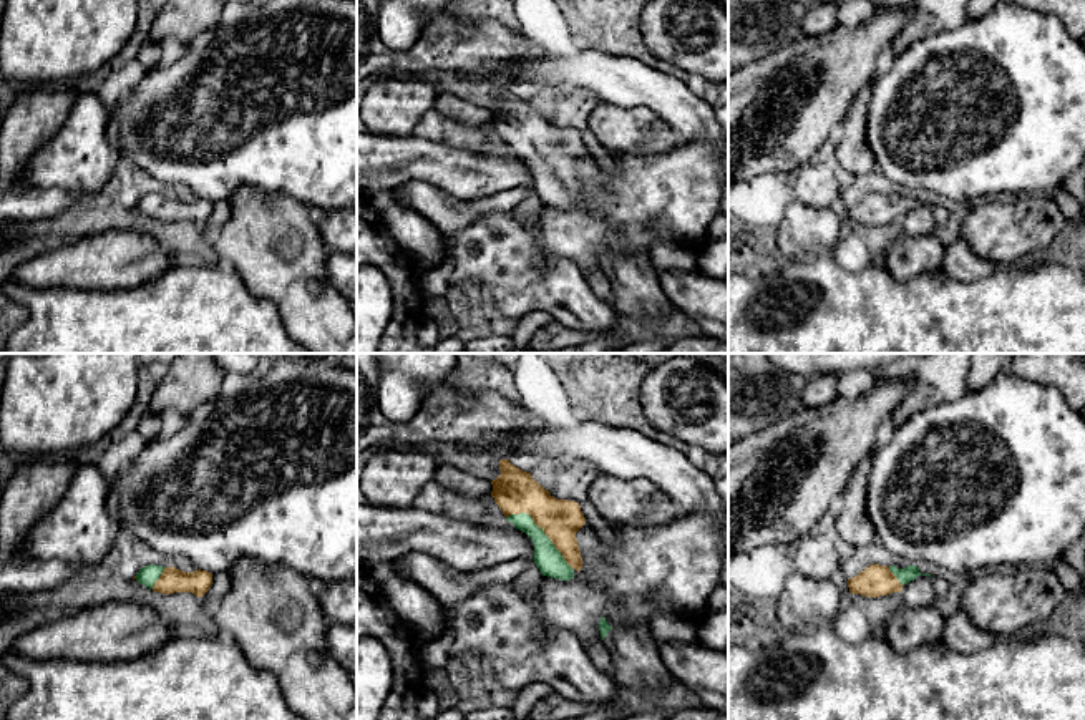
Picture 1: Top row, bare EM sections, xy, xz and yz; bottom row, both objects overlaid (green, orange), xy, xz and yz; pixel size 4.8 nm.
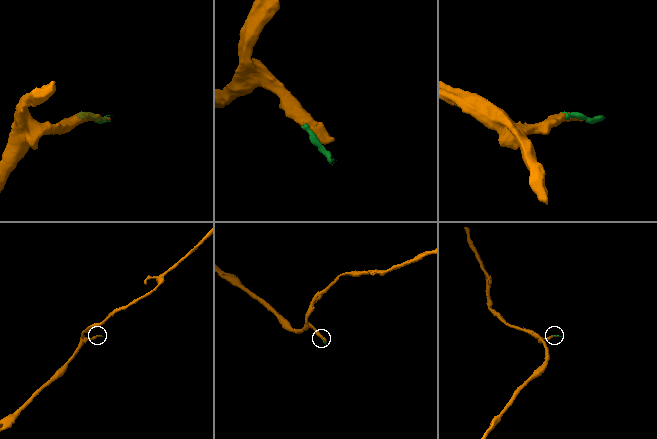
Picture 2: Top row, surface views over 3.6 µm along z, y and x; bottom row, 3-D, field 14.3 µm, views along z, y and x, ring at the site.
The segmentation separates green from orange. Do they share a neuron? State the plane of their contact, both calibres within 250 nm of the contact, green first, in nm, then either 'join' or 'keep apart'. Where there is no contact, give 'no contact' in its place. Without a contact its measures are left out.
meets green in xz; 140 nm thick on the green side, 220 nm on the other; join

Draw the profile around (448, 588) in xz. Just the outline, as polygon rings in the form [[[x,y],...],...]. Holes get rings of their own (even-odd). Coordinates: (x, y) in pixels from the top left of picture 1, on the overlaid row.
[[[408,552],[397,561],[395,566],[406,576],[406,579],[416,582],[440,604],[451,609],[486,584],[513,582],[531,562],[534,561],[521,557],[489,569],[456,574],[450,566],[433,556]]]

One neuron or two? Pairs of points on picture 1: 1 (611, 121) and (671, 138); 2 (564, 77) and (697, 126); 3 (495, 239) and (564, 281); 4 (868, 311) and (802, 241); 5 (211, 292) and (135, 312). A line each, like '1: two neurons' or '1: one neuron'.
1: one neuron
2: one neuron
3: one neuron
4: two neurons
5: one neuron

